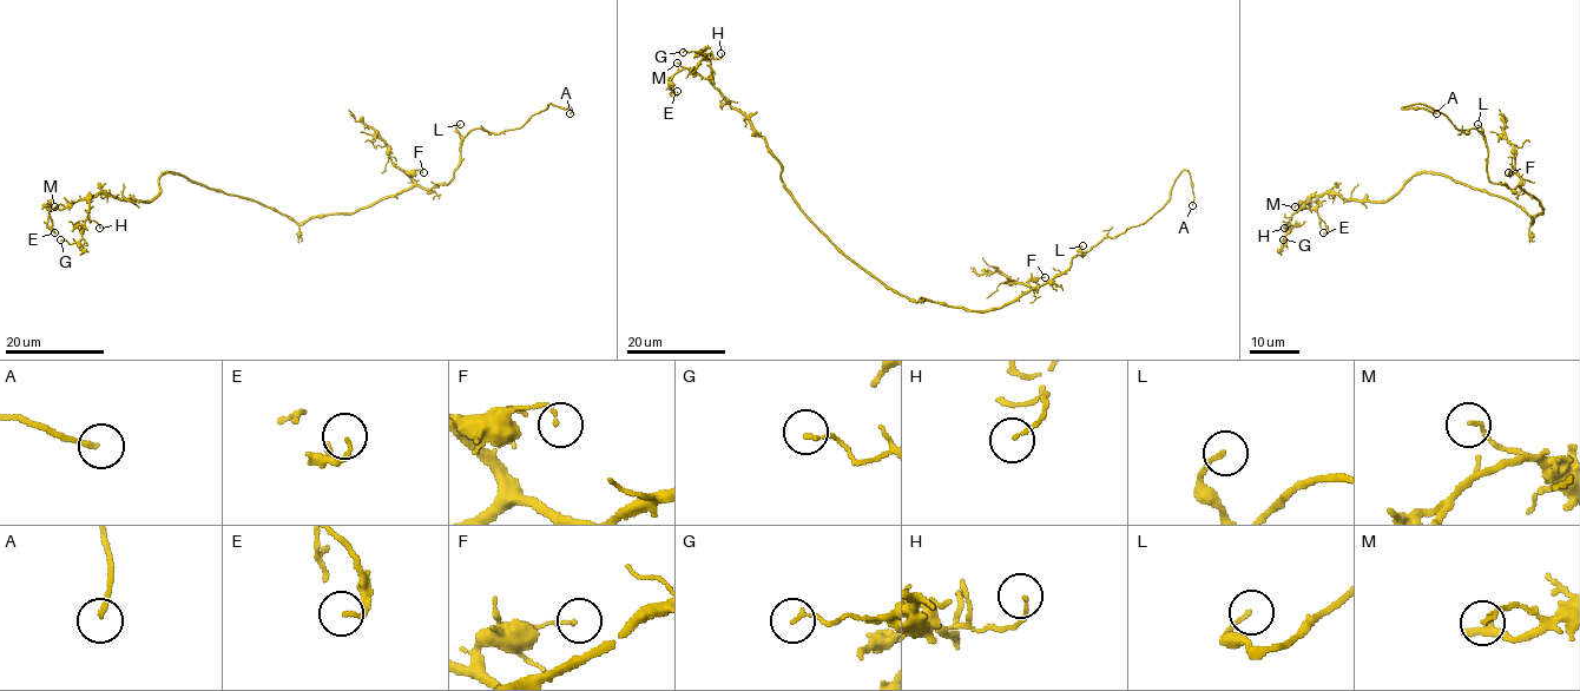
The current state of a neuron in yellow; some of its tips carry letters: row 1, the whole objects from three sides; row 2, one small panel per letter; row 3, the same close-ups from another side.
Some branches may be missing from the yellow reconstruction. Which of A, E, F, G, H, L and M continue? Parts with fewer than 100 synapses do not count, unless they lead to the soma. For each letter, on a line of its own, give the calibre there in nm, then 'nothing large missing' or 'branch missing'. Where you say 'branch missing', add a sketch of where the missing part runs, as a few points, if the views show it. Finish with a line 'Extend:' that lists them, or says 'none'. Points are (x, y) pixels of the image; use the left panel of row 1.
A: 160 nm thick; branch missing; missing branch runs (570, 113), (541, 118), (531, 126)
E: 130 nm thick; nothing large missing
F: 110 nm thick; nothing large missing
G: 110 nm thick; nothing large missing
H: 110 nm thick; nothing large missing
L: 130 nm thick; nothing large missing
M: 110 nm thick; nothing large missing
Extend: A

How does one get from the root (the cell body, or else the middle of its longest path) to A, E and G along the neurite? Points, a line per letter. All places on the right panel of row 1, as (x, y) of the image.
A: (1532, 223), (1541, 204), (1488, 178), (1476, 129), (1462, 132), (1423, 104), (1402, 107), (1436, 113)
E: (1532, 223), (1506, 198), (1420, 172), (1384, 201), (1314, 195), (1301, 208), (1317, 212), (1323, 232)
G: (1532, 223), (1506, 198), (1420, 172), (1384, 201), (1310, 197), (1292, 216), (1283, 239)

